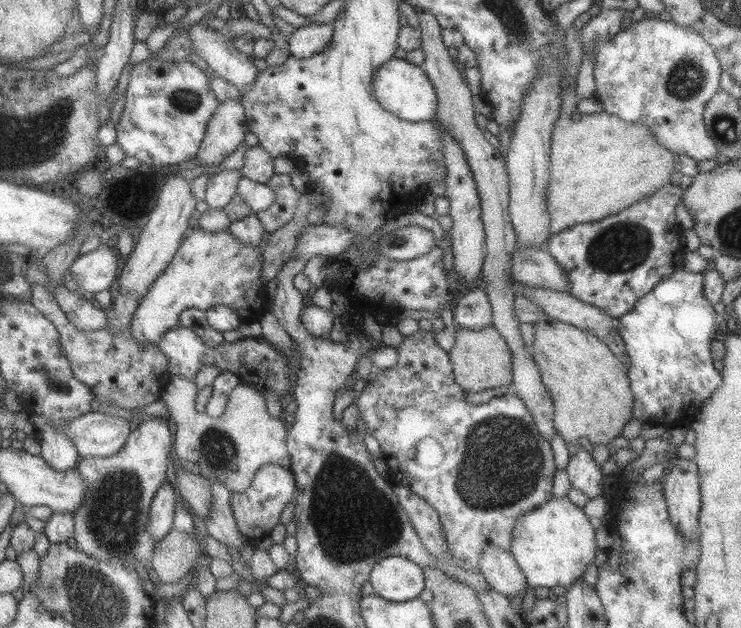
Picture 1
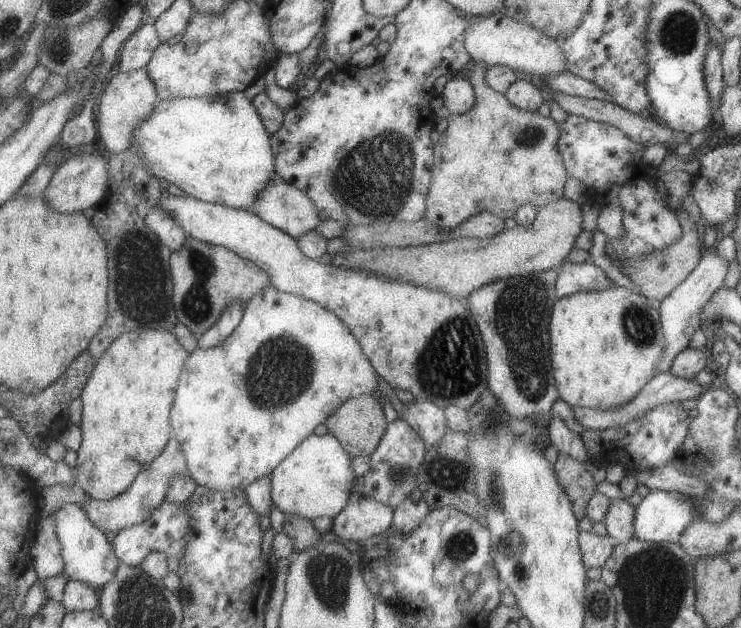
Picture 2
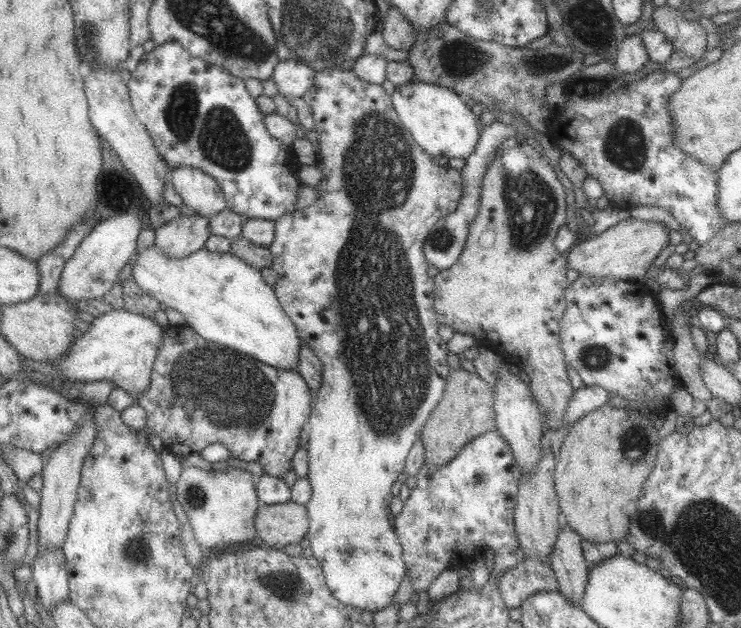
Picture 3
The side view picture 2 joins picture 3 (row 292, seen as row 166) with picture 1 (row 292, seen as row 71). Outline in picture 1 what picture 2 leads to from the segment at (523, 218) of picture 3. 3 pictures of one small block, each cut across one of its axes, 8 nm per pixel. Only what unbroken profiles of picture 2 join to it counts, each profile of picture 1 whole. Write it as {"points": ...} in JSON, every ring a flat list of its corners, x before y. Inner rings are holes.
{"points":[[484,290,463,294,451,311,453,324,461,328,477,330,492,324,491,305]]}

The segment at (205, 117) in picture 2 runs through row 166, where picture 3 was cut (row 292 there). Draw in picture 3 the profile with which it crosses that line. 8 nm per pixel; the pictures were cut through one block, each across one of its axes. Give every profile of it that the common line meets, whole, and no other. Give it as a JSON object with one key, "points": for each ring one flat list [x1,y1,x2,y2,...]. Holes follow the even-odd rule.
{"points":[[154,245,137,249,131,258,131,281,145,294,157,299,167,308,173,308,183,316,186,324,206,341,225,345,232,350,253,356,255,360,271,368,296,371,302,340,293,321,281,308,273,288,265,284,260,269,227,252,209,252,201,248,185,258,169,258]]}

